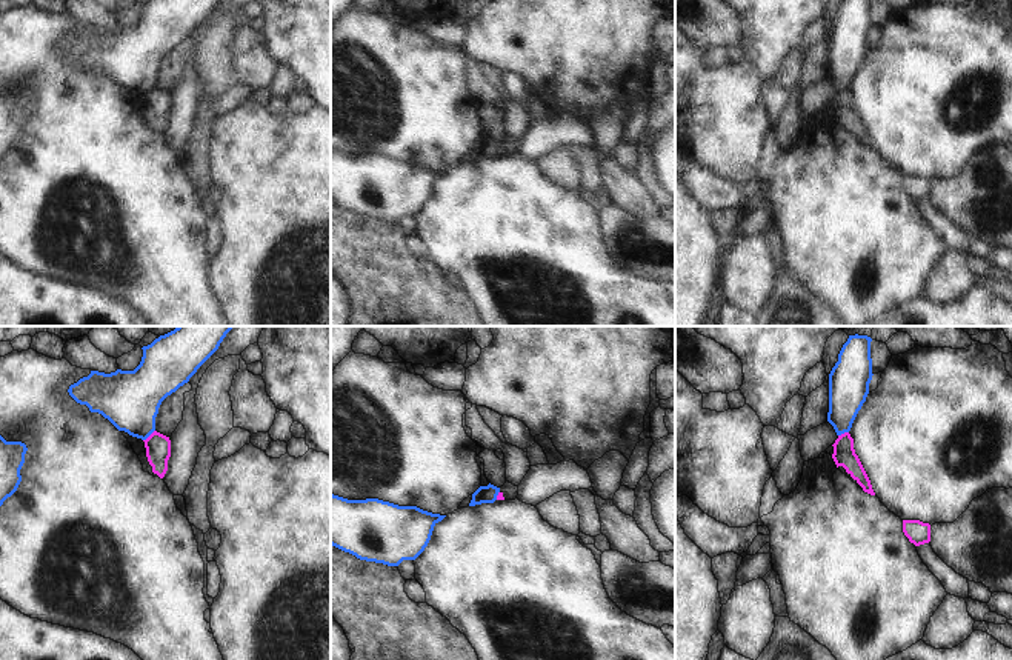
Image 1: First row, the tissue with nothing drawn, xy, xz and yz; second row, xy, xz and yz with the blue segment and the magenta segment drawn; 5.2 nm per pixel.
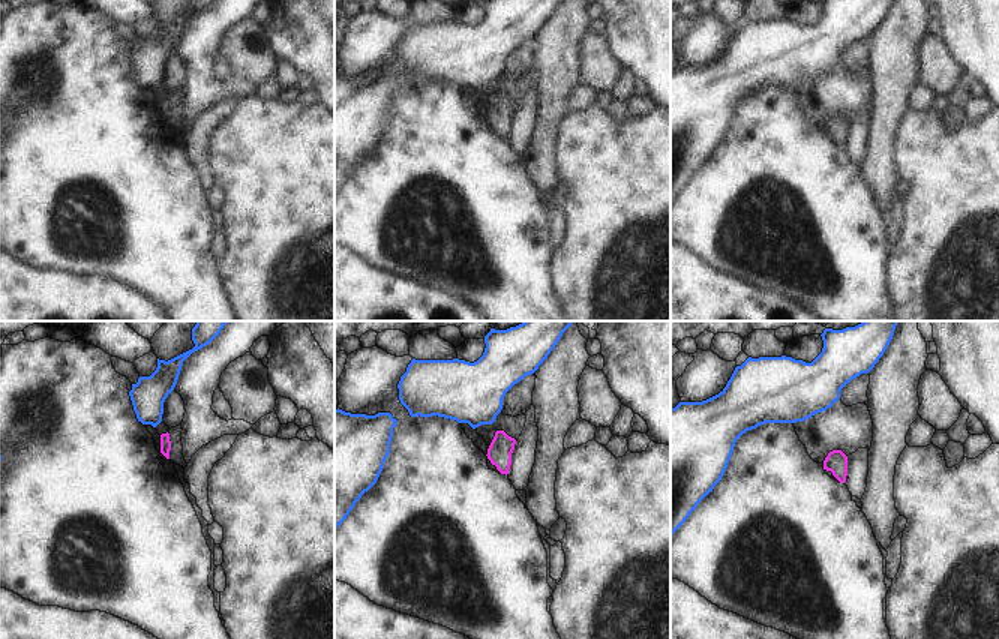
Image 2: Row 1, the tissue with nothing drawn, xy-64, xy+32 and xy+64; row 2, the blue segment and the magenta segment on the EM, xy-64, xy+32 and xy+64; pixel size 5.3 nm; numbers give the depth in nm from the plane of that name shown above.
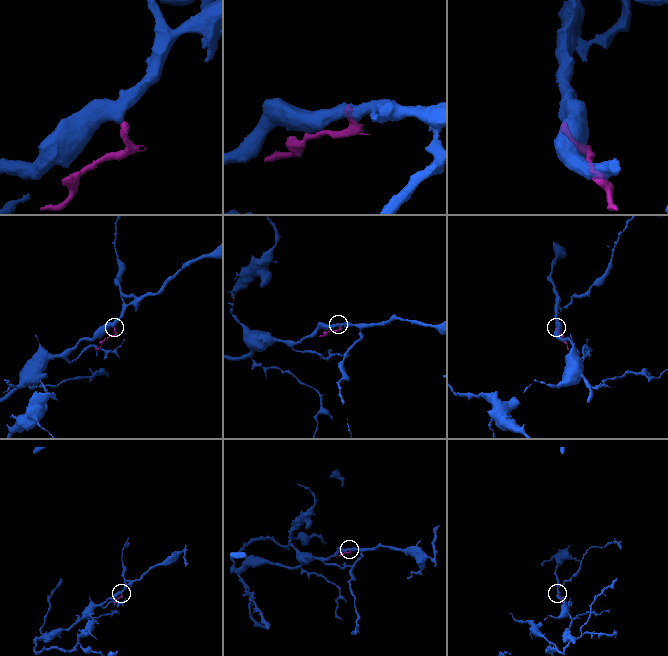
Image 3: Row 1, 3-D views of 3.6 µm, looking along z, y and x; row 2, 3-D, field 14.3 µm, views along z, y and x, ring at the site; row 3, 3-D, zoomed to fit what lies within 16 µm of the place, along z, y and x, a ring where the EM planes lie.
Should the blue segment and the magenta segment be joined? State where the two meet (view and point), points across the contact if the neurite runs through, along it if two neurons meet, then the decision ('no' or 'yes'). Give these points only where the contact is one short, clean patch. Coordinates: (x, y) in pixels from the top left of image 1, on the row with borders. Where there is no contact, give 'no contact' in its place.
xy (148, 436) | along xy (154, 430), (143, 440) | no

